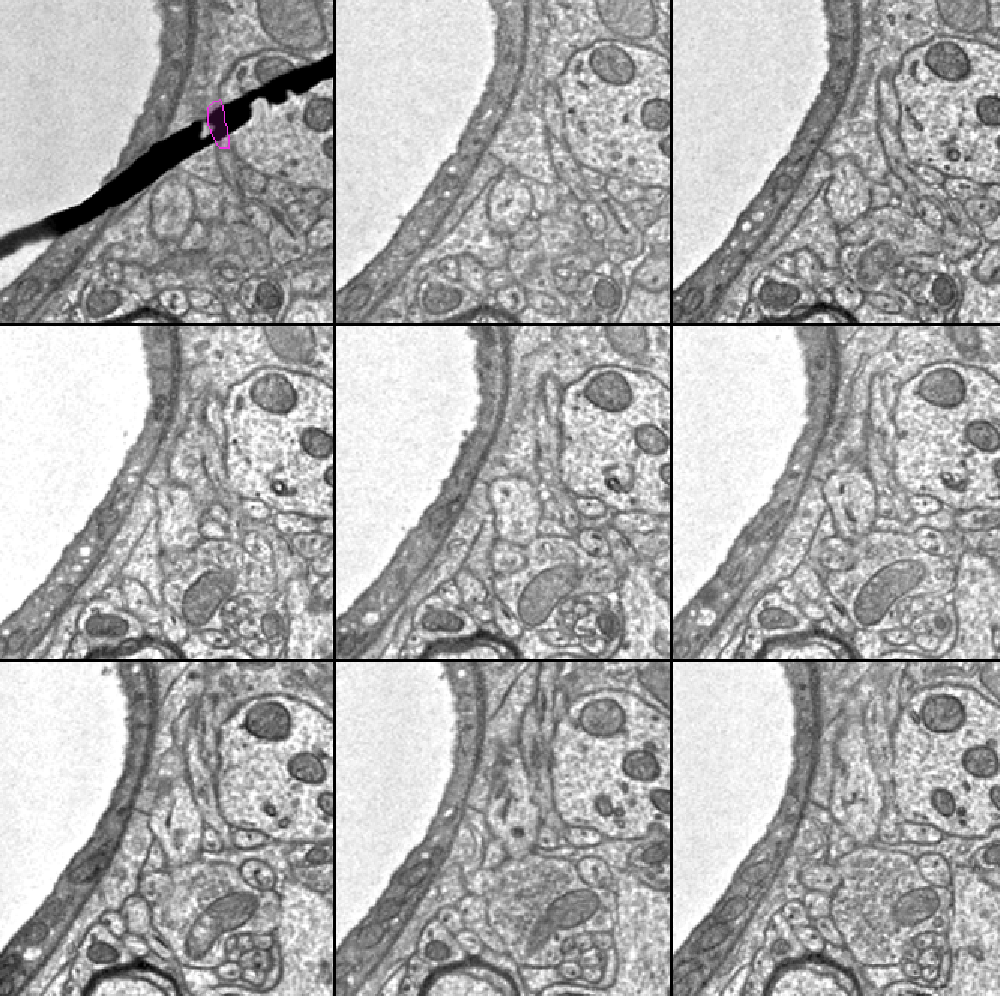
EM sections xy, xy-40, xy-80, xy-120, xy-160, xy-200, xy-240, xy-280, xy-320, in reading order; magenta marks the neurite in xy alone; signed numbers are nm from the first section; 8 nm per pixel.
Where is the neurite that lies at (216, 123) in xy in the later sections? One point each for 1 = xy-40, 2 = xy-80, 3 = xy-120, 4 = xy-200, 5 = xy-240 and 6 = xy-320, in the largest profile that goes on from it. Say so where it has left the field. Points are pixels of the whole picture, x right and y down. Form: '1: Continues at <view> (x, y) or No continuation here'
1: Continues at xy-40 (551, 107)
2: Continues at xy-80 (888, 104)
3: Continues at xy-120 (213, 407)
4: Continues at xy-200 (891, 385)
5: Continues at xy-240 (221, 712)
6: Continues at xy-320 (898, 693).

